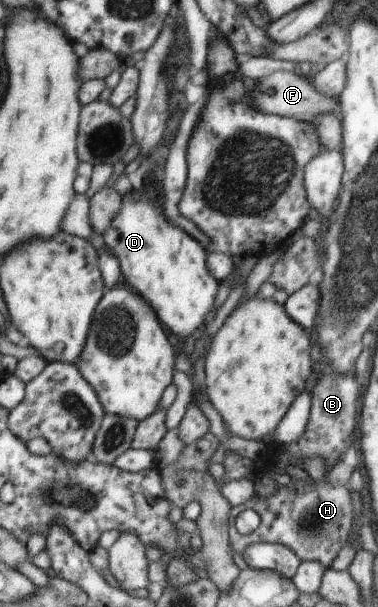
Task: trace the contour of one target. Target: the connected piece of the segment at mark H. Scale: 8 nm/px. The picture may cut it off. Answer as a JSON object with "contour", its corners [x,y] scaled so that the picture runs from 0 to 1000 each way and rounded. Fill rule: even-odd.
{"contour":[[[778,791],[762,802],[733,799],[728,815],[685,824],[664,820],[643,832],[611,839],[606,852],[611,904],[643,914],[659,898],[680,895],[738,895],[778,904],[802,924],[844,924],[860,937],[876,936],[902,901],[921,891],[939,845],[934,829],[907,799],[881,801],[852,791],[825,796]],[[653,839],[685,840],[690,863],[669,878],[638,881],[624,871],[624,855],[632,845]]]}

